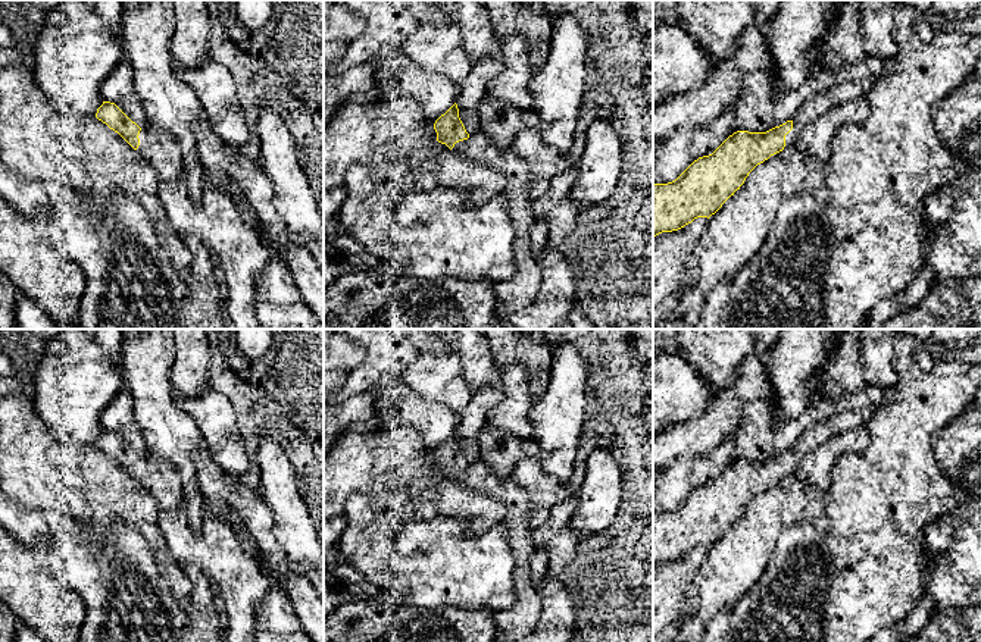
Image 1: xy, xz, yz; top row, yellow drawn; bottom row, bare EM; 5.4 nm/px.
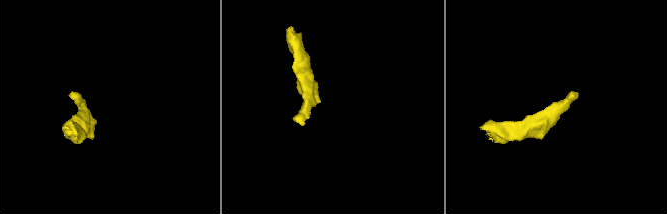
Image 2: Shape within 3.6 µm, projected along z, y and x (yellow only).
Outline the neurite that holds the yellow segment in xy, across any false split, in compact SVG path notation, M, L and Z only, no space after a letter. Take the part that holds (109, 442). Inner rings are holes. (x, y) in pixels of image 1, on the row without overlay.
M103 430L96 447L137 479L160 510L175 510L184 504L181 477L169 460L153 454L140 457L110 430Z

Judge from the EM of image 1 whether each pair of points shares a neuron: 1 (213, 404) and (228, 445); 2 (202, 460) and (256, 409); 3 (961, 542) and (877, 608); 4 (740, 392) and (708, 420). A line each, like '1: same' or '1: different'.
1: same
2: different
3: different
4: same

